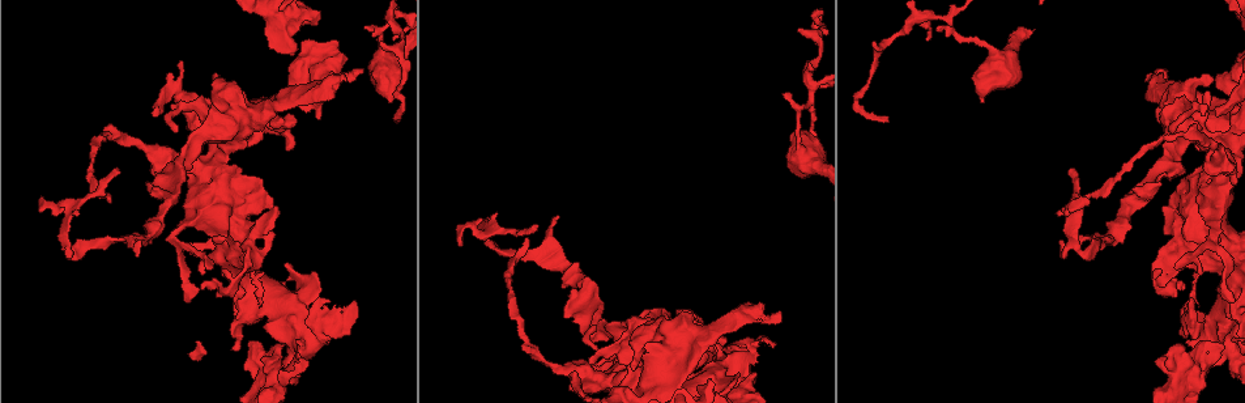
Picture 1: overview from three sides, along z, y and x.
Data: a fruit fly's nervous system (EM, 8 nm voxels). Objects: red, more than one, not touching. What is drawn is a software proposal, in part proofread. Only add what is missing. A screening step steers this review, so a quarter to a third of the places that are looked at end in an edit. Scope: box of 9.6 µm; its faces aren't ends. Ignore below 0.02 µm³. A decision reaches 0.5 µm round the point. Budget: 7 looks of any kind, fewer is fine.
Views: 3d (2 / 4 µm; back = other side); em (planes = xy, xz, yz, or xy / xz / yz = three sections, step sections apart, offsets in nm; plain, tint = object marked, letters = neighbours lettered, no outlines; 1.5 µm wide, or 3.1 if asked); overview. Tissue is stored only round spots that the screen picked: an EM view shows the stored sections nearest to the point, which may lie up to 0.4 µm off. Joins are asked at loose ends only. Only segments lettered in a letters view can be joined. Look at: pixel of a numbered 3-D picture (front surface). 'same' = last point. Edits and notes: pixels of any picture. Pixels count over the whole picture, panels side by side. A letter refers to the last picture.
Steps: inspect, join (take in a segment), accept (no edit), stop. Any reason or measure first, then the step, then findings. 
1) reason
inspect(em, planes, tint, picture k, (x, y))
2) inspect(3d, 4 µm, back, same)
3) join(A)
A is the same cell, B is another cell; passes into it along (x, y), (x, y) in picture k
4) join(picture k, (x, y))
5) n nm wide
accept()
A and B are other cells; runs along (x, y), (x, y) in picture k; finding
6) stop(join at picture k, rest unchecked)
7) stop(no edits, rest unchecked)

inspect(3d, 2 µm, picture 1, (873, 43))

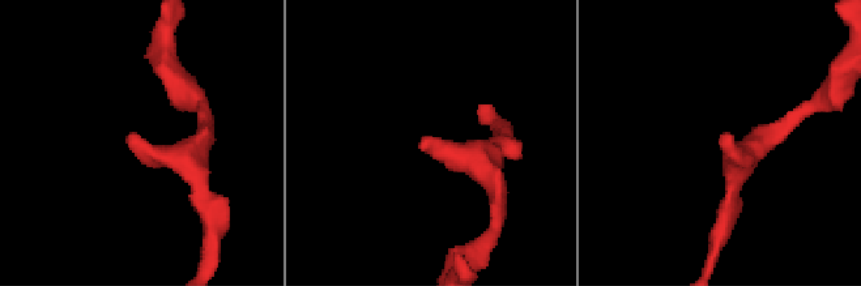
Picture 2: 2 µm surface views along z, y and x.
need the tissue
inspect(em, planes, tint, picture 2, (426, 144))

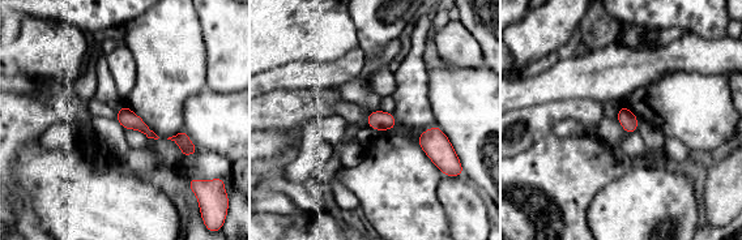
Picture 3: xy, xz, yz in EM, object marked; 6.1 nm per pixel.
inspect(em, planes, letters, same)

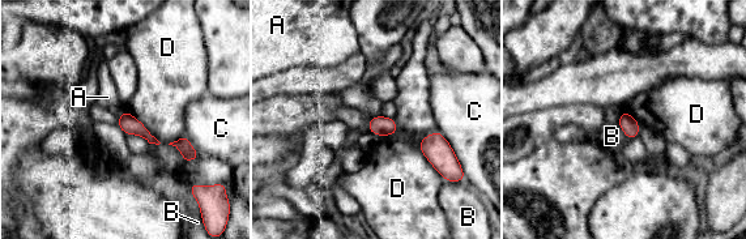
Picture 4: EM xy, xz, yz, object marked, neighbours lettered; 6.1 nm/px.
110 nm wide
accept()
A, B, C and D are other cells; border along (126, 135), (140, 135), (149, 143) in picture 4; none of them fits

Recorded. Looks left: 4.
thin end
inspect(3d, 2 µm, picture 1, (1070, 171))

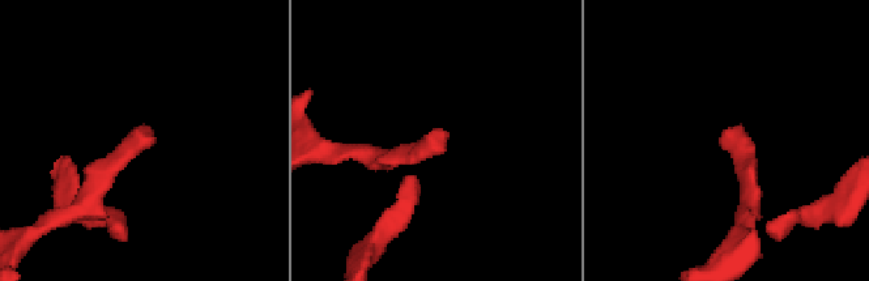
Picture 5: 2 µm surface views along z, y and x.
inspect(em, planes, tint, picture 5, (448, 132))

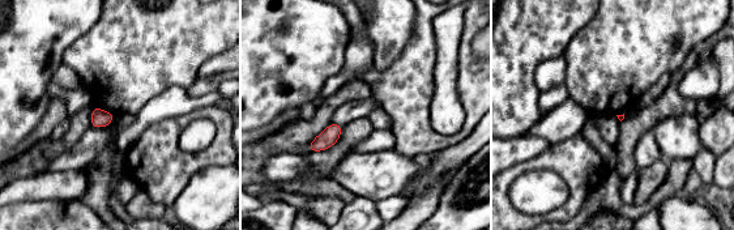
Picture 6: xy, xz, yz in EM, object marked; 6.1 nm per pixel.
what lies round it
inspect(em, planes, letters, same)

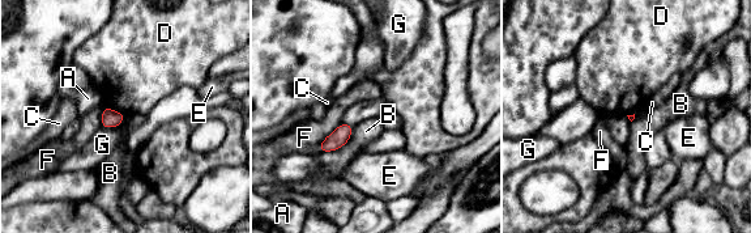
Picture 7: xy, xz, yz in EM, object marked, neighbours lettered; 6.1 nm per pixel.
accept()
A, B, C, D, E, F and G are other cells; border along (126, 115), (119, 125), (101, 128) in picture 7; no lettered segment goes on from it

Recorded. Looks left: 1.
stop(no edits, rest unchecked)

